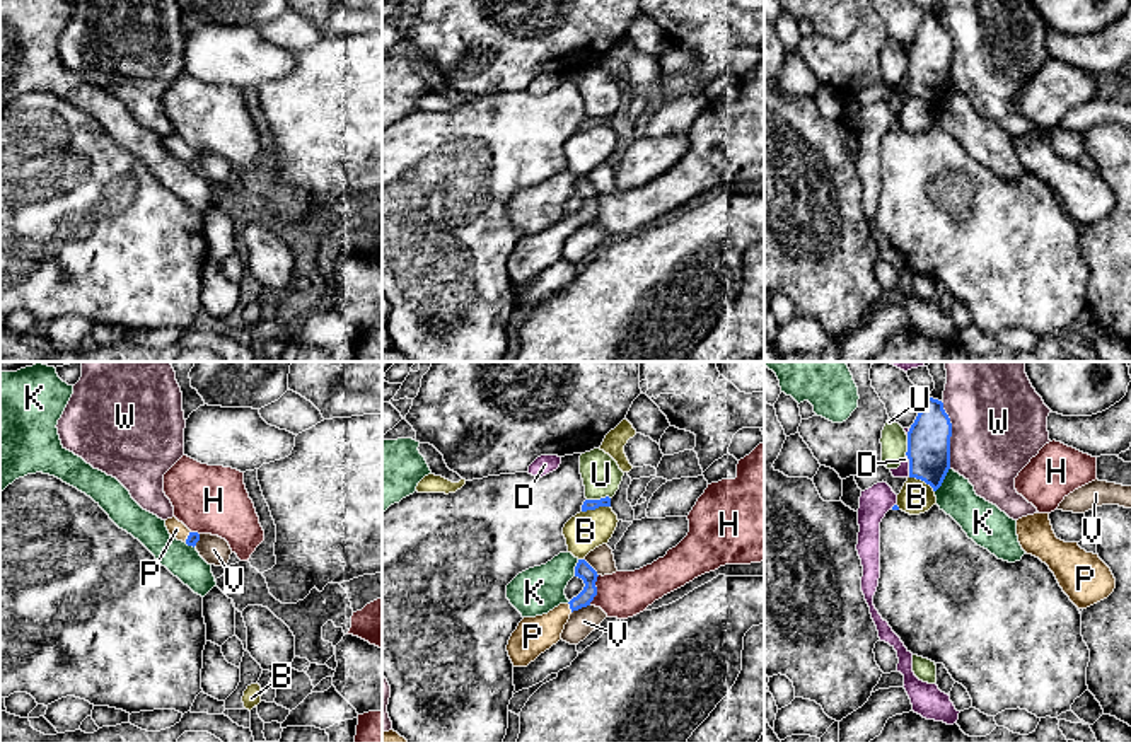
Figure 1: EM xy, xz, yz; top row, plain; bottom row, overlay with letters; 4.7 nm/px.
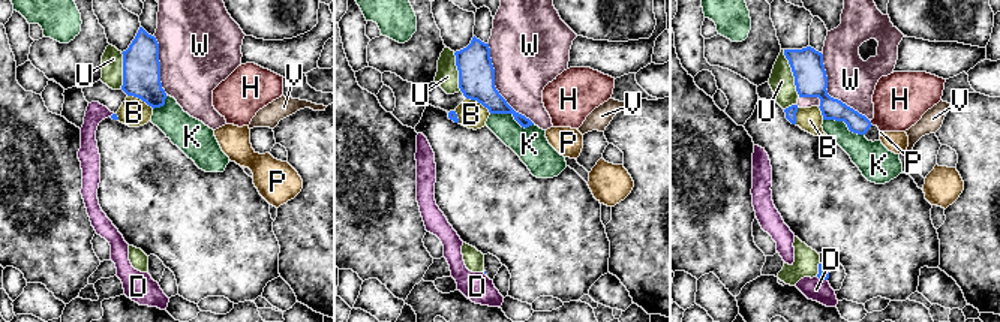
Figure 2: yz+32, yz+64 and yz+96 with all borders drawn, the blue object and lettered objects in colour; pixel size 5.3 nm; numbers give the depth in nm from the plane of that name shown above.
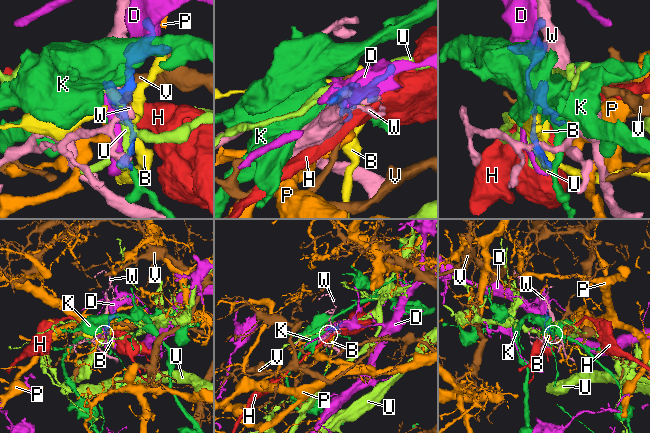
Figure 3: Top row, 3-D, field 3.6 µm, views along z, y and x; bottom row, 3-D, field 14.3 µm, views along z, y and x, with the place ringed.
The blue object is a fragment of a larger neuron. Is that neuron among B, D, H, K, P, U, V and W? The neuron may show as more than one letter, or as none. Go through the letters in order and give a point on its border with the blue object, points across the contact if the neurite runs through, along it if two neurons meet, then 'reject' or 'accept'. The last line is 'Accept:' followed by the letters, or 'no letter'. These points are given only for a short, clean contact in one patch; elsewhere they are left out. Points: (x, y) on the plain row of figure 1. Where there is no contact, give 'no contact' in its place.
B: xz (596, 125) | reject
D: yz (910, 84) | reject
H: xz (596, 208) | along xz (599, 193), (596, 214), (589, 222) | reject
K: yz (944, 96) | reject
P: xz (570, 226) | across xz (582, 188), (589, 208), (570, 226), (533, 255) | accept
U: xz (597, 118) | reject
V: xz (580, 226) | reject
W: yz (951, 53) | reject
Accept: P

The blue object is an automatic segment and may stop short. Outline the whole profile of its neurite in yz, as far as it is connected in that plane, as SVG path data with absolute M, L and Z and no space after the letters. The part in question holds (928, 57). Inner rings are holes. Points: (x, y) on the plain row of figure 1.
M926 15L908 49L909 96L937 109L950 87L952 41L943 20Z

